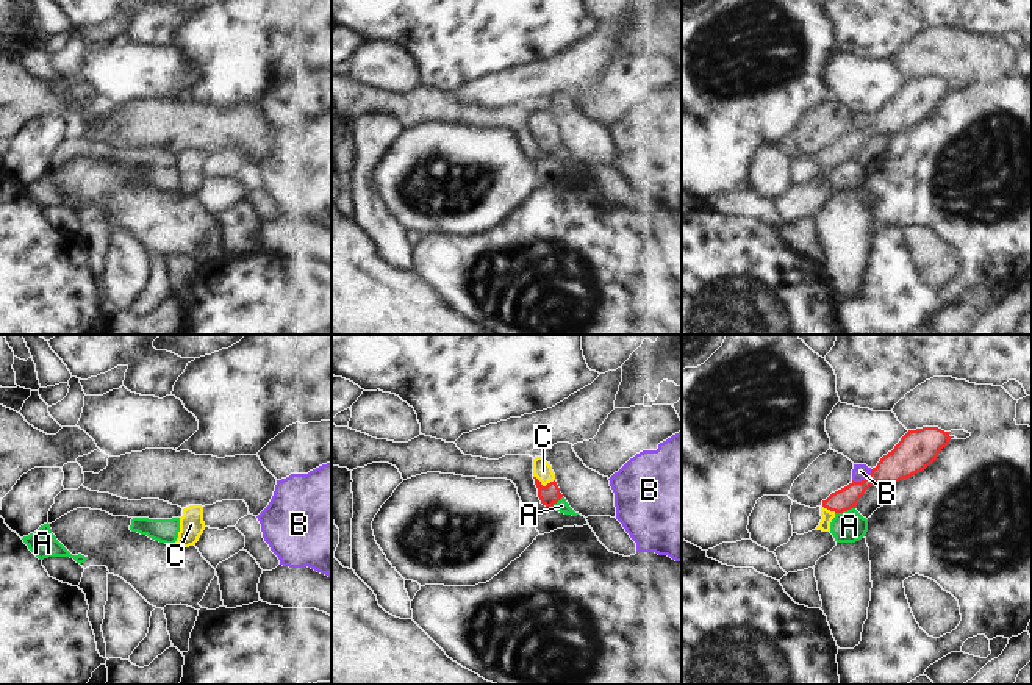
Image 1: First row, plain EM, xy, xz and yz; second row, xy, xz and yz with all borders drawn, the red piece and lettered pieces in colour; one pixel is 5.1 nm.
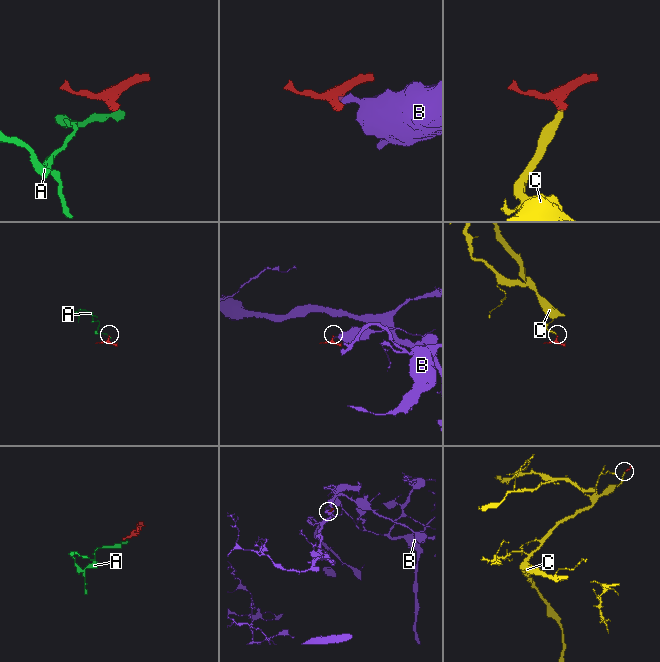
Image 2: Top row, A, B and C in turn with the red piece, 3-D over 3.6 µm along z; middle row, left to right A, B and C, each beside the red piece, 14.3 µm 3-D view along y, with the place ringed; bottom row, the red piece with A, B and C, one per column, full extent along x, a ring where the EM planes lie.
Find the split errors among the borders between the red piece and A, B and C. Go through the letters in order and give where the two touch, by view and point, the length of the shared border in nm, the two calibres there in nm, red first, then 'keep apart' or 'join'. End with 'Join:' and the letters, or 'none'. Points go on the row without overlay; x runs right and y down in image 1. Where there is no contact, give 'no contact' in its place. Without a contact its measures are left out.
A: yz (845, 160) | 110 nm | 120/160 nm | keep apart
B: yz (862, 130) | 120 nm | 170/80 nm | keep apart
C: xz (546, 135) | 110 nm | 110/100 nm | join
Join: C

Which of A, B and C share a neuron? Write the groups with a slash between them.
A / B / C

